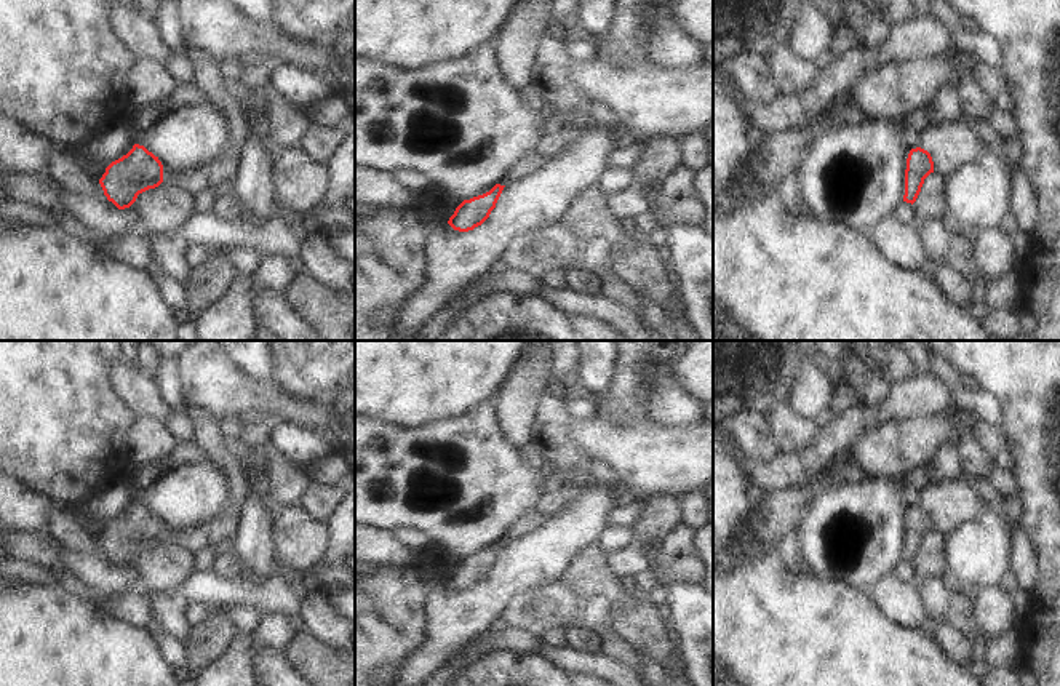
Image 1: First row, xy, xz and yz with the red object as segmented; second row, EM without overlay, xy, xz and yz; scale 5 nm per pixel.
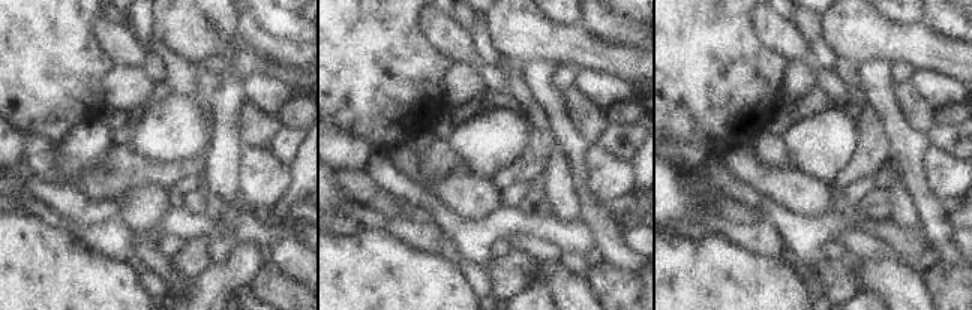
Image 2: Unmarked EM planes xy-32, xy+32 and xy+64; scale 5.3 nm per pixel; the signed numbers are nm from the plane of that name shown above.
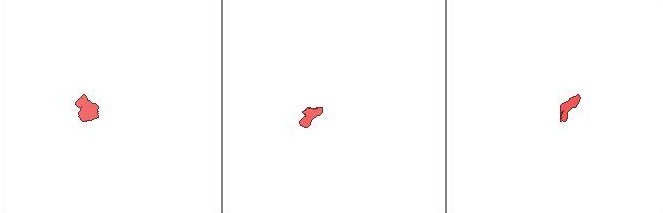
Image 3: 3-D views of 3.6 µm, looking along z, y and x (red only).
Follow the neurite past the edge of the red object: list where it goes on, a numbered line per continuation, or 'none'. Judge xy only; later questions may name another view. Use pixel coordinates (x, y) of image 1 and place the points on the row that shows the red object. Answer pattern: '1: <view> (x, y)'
1: xy (210, 77)

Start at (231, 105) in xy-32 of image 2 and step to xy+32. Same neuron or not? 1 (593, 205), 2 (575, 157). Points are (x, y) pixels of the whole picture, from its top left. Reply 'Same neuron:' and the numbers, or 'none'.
Same neuron: none

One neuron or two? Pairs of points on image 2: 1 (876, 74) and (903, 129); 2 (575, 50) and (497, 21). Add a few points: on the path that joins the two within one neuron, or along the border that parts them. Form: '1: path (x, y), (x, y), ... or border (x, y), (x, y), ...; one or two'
1: path (879, 87), (893, 116); one
2: path (555, 42), (525, 33), (516, 26); one

